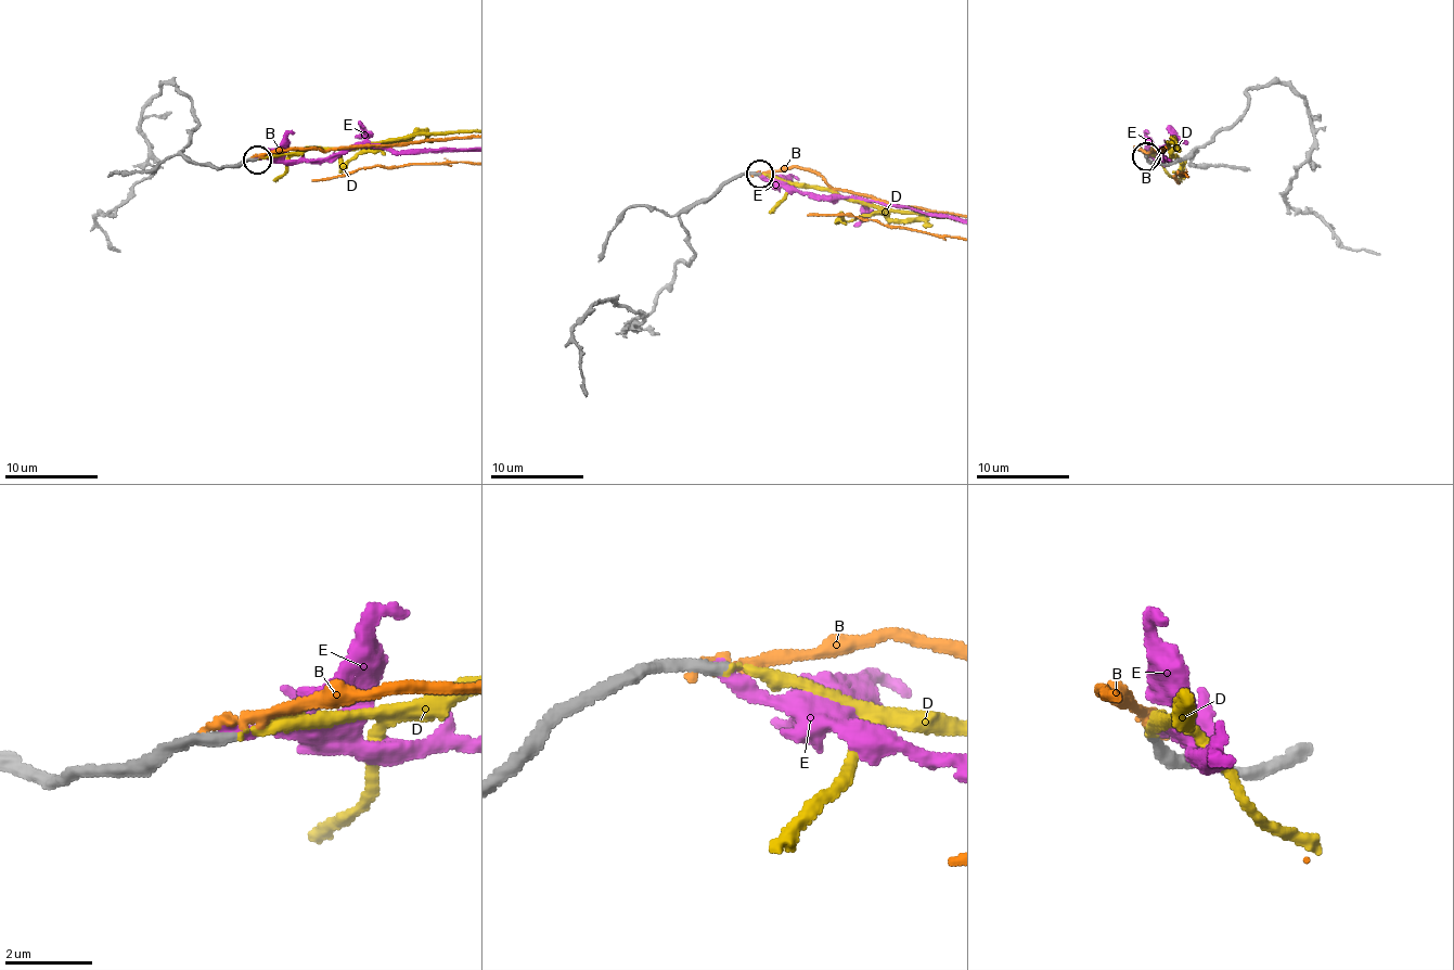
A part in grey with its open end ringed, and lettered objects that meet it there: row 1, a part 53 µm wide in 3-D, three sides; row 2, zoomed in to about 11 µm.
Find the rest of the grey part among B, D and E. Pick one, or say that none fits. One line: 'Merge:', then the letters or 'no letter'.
Merge: D

